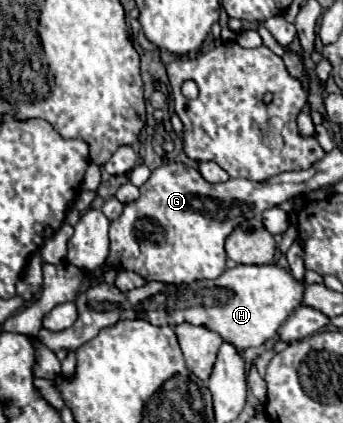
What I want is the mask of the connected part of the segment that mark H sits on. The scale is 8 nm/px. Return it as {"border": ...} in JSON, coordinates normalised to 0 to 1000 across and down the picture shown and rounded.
{"border":[[[778,622],[778,626],[691,626],[679,636],[662,636],[638,660],[627,664],[569,664],[563,674],[469,674],[469,669],[429,669],[411,683],[388,683],[376,693],[353,693],[341,678],[318,678],[312,669],[289,664],[271,669],[248,693],[224,697],[224,730],[230,730],[230,759],[224,768],[242,773],[242,797],[254,792],[254,806],[271,801],[300,773],[335,768],[347,754],[429,754],[452,768],[522,768],[522,764],[563,764],[563,768],[603,768],[621,783],[633,783],[650,806],[685,811],[703,830],[720,820],[761,820],[778,801],[802,797],[808,778],[825,768],[825,759],[883,716],[883,688],[889,669],[866,664],[837,636]]]}

